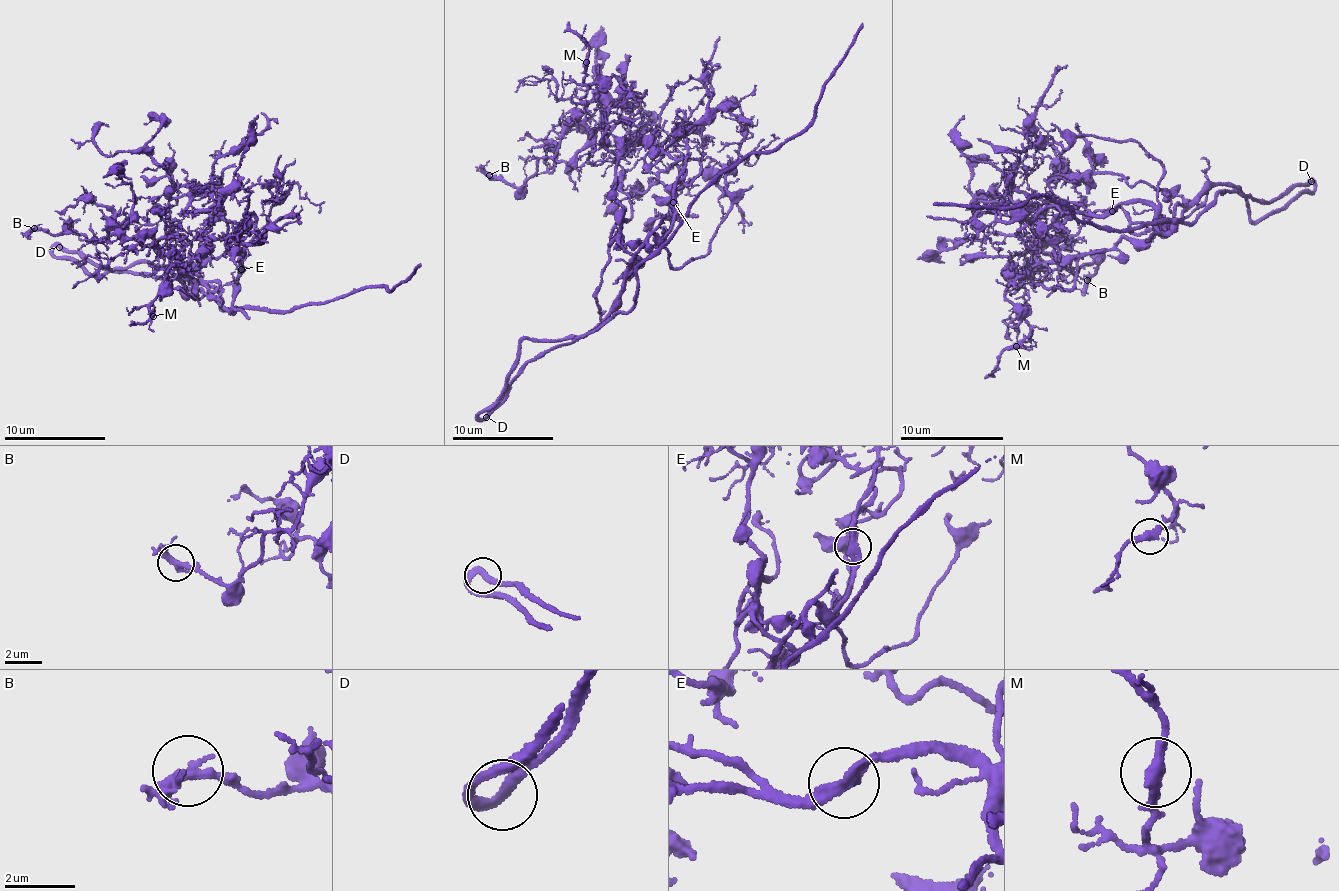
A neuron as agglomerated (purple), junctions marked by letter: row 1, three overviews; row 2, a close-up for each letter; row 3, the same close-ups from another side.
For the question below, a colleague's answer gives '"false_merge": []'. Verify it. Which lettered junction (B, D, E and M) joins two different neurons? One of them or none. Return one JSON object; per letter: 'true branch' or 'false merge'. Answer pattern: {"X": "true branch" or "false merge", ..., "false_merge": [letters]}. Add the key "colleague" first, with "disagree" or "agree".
{"colleague": "agree", "B": "true branch", "D": "true branch", "E": "true branch", "M": "true branch", "false_merge": []}

